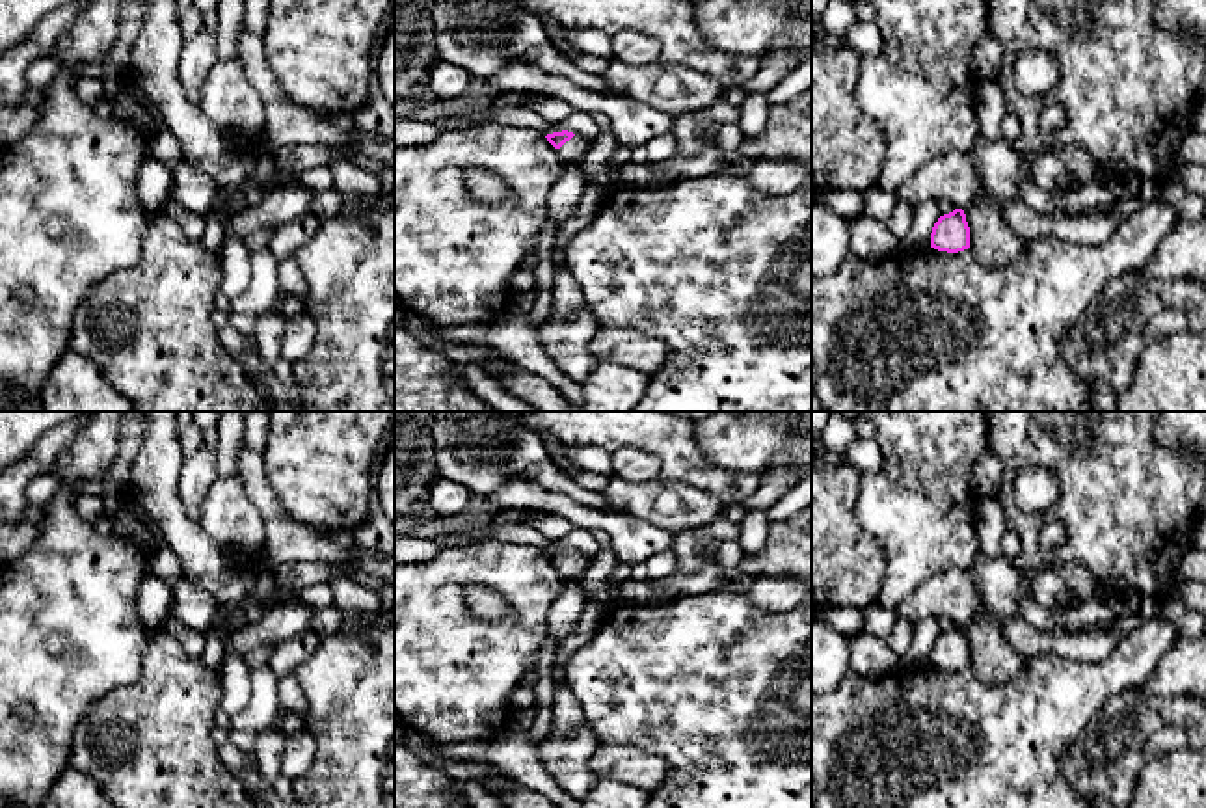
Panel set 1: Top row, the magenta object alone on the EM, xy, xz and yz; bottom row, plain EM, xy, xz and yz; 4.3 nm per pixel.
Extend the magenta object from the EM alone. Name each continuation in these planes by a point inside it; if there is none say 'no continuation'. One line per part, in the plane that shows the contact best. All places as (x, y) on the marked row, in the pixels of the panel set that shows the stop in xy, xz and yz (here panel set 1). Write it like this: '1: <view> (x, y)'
1: xz (572, 151)

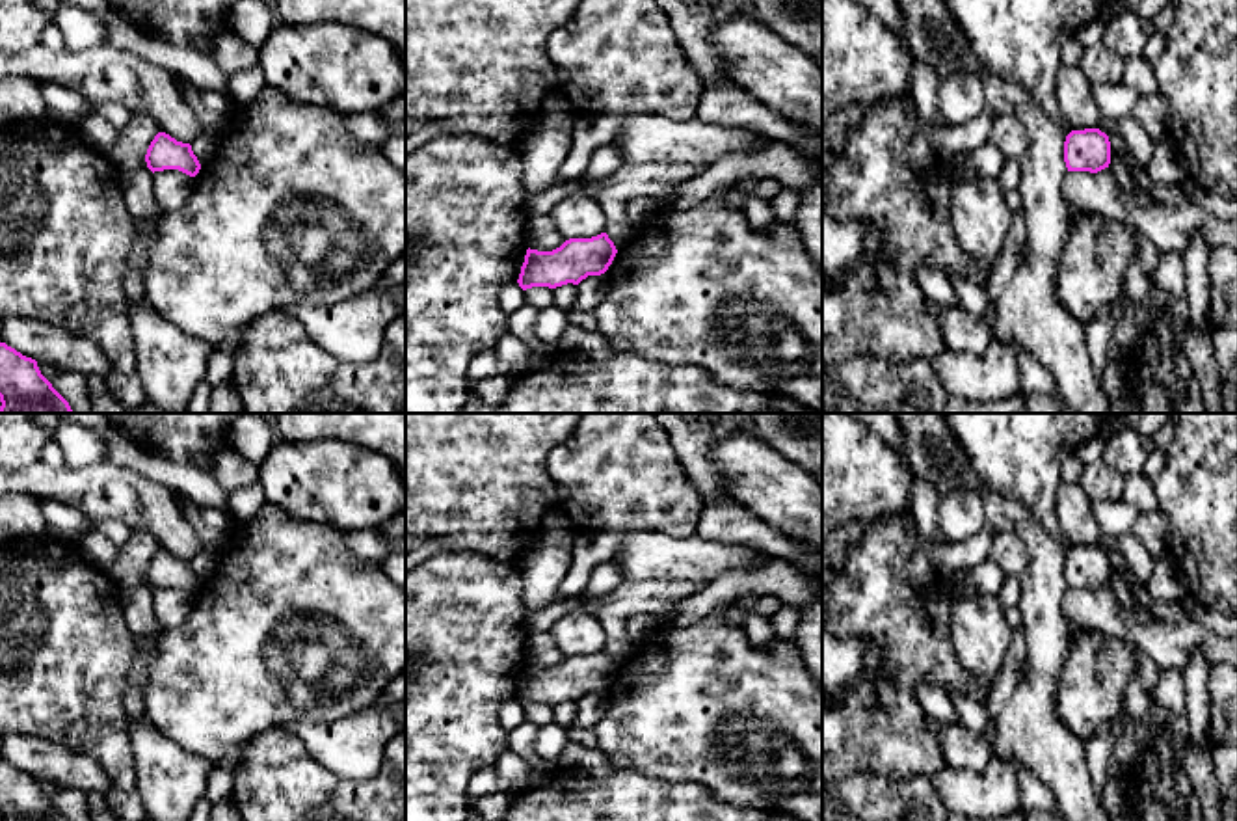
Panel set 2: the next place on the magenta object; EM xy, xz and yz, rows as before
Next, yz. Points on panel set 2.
no continuation

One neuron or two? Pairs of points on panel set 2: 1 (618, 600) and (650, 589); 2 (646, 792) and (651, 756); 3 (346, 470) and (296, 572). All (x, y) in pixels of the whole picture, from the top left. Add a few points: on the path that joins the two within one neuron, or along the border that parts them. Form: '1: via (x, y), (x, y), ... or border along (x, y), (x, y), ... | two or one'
1: via (625, 600), (642, 596) | one
2: border along (614, 769), (637, 769), (655, 777), (691, 780) | two
3: border along (279, 507), (296, 518), (319, 520), (345, 531) | two

